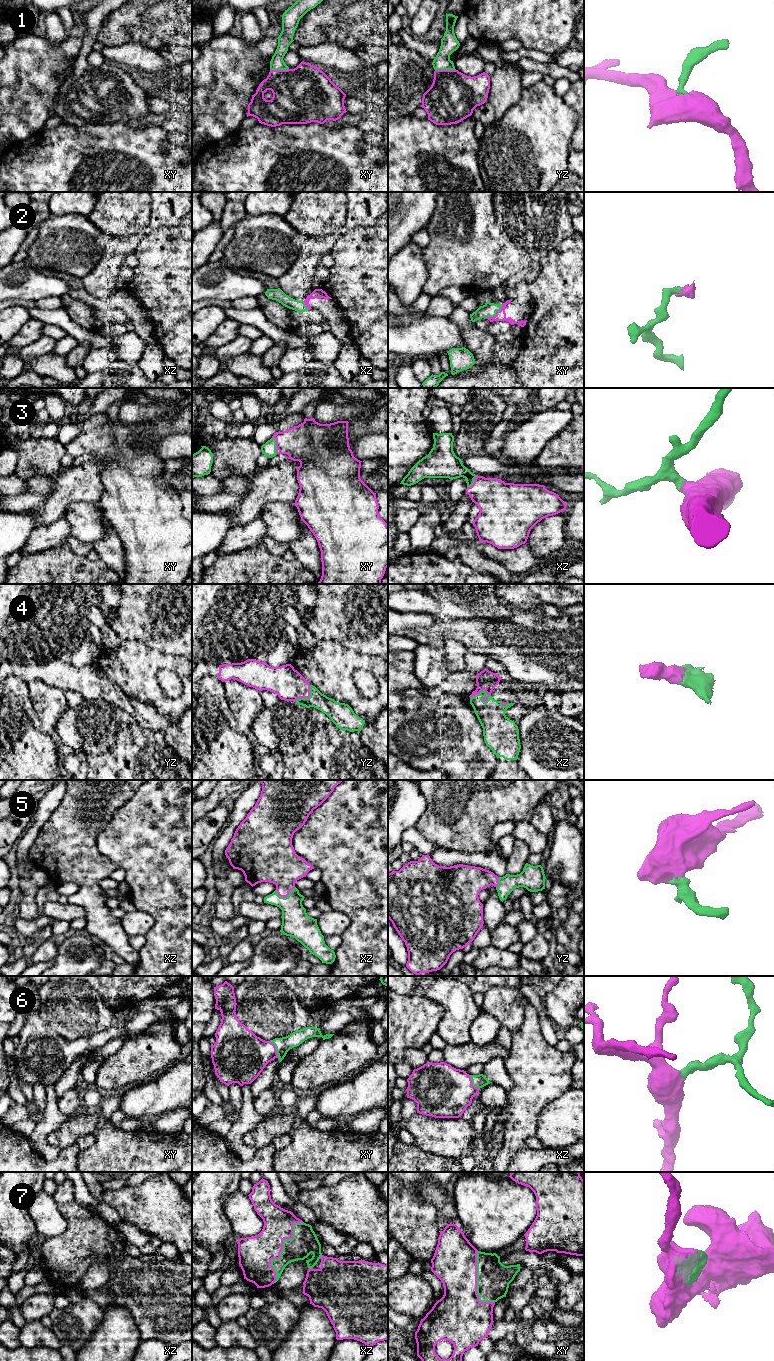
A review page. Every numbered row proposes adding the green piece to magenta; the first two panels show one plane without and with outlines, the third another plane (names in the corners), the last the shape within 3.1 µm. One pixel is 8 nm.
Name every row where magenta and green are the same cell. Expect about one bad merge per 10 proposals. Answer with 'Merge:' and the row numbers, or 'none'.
Merge: 1, 2, 3, 4, 5, 6, 7

